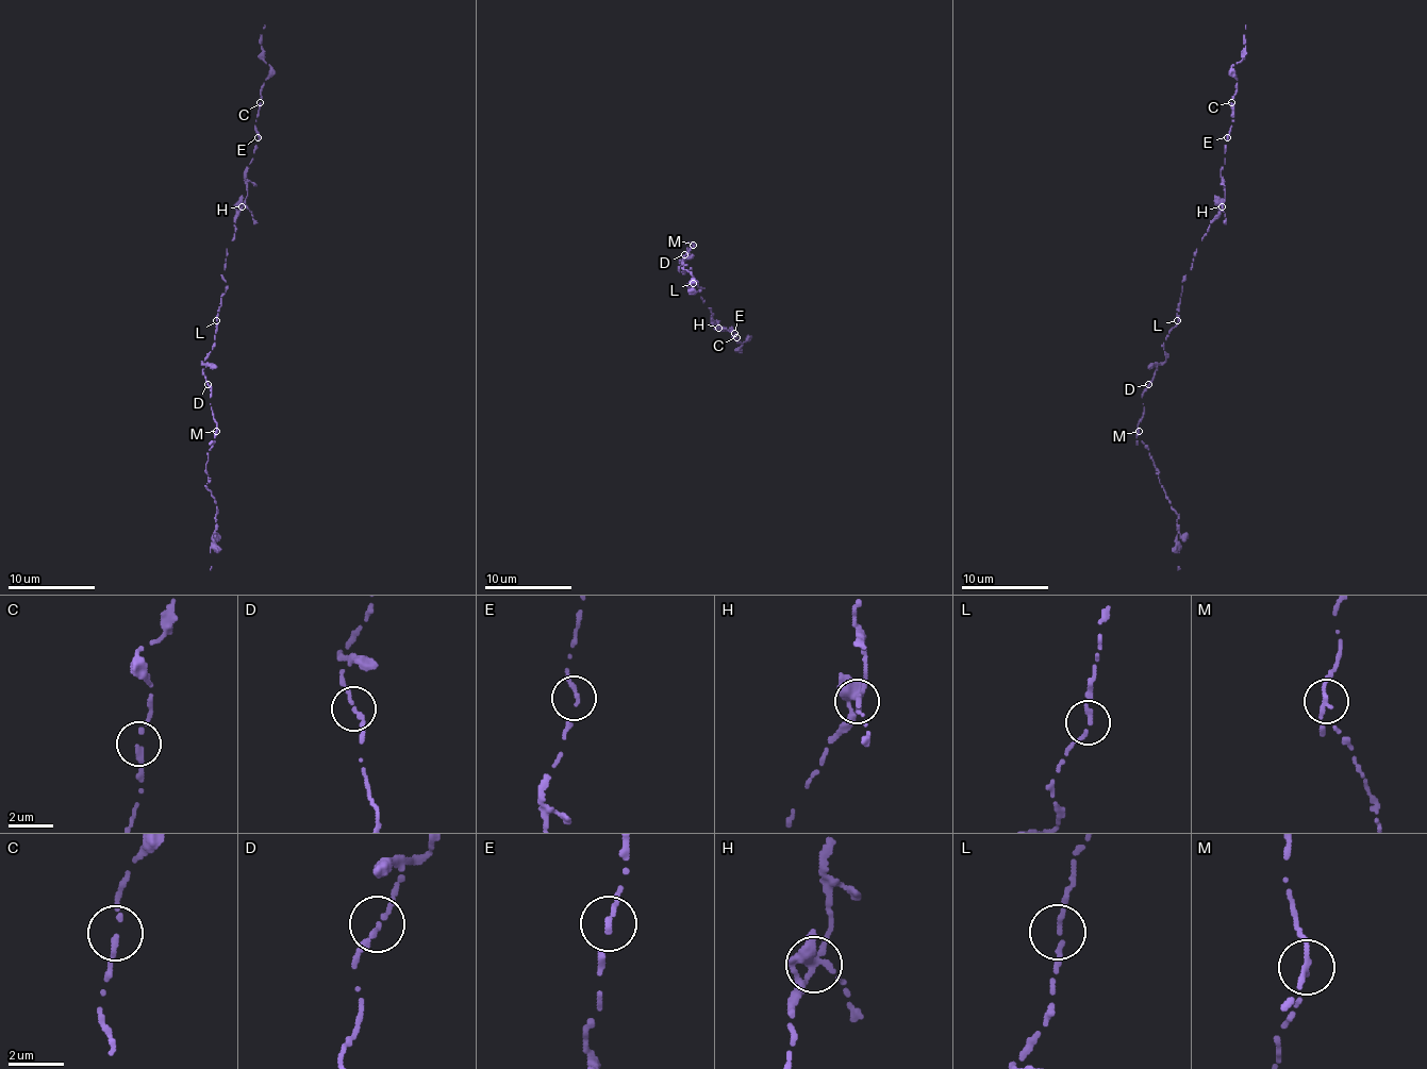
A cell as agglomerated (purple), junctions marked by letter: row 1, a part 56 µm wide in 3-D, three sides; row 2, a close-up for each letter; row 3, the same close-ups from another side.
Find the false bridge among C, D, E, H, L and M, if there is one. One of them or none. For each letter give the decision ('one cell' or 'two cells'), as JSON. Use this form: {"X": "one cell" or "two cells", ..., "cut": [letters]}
{"C": "one cell", "D": "one cell", "E": "one cell", "H": "one cell", "L": "one cell", "M": "two cells", "cut": ["M"]}

